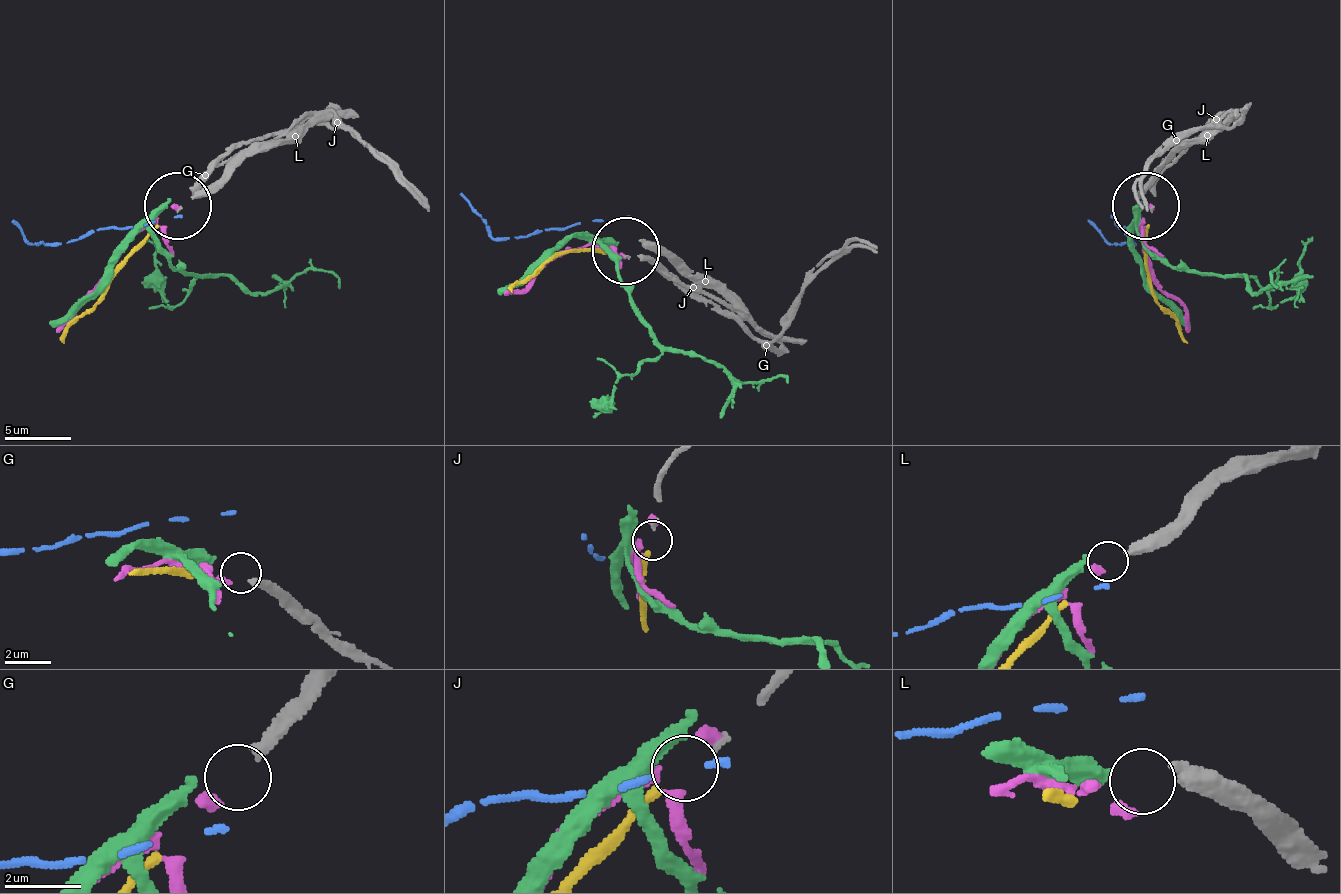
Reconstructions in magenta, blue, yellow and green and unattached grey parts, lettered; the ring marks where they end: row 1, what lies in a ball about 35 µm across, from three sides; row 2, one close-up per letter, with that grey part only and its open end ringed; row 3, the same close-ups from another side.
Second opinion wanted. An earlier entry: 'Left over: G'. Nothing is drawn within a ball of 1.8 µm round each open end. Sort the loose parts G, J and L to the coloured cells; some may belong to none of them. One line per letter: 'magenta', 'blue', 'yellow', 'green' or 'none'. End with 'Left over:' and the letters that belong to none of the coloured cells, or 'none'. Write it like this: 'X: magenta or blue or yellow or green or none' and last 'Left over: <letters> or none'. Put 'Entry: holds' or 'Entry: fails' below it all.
G: magenta
J: none
L: green
Left over: J
Entry: fails

